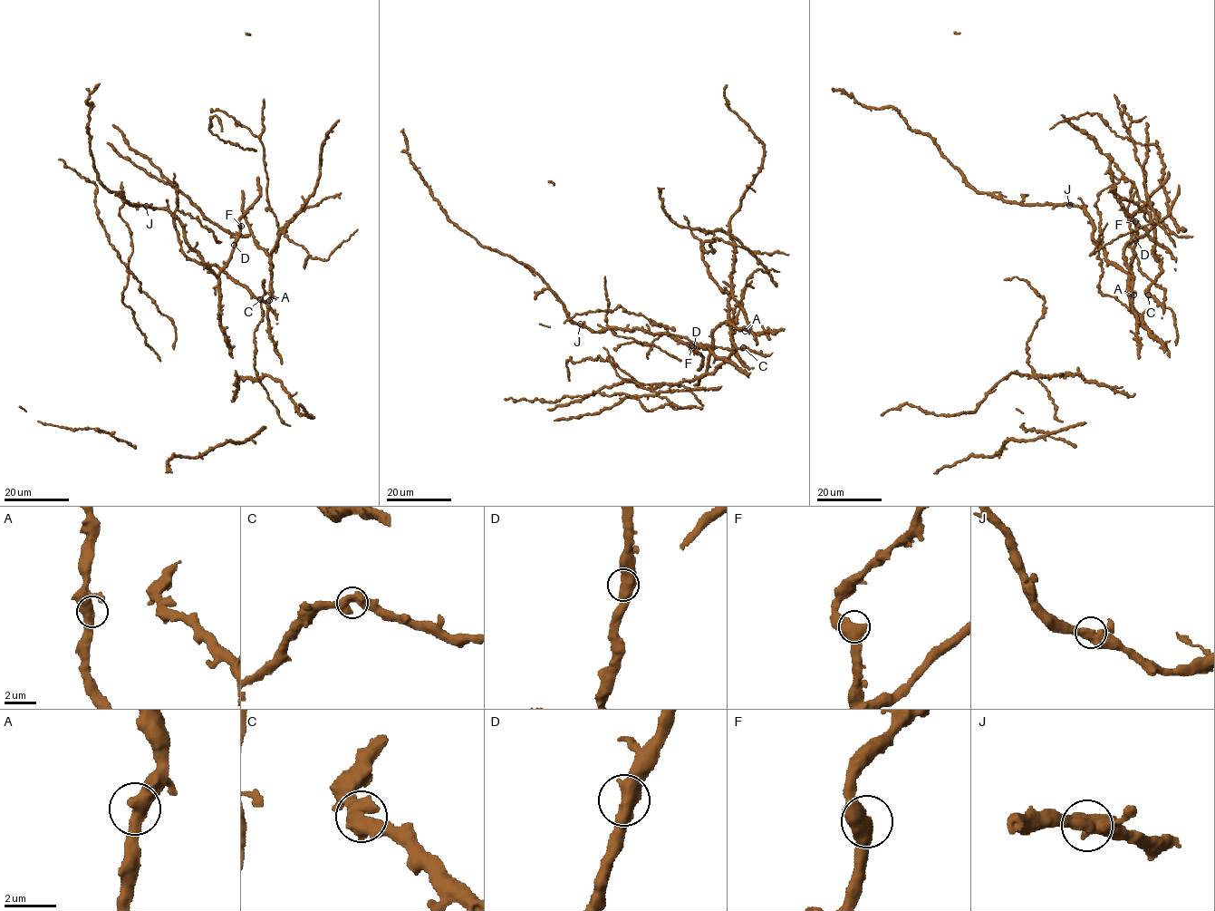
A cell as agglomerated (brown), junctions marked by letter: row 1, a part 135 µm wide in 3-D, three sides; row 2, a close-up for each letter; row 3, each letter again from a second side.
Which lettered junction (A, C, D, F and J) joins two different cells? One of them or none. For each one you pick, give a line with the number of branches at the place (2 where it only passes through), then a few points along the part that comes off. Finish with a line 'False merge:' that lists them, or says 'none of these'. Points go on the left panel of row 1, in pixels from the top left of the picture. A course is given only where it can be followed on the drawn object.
False merge: none of these

